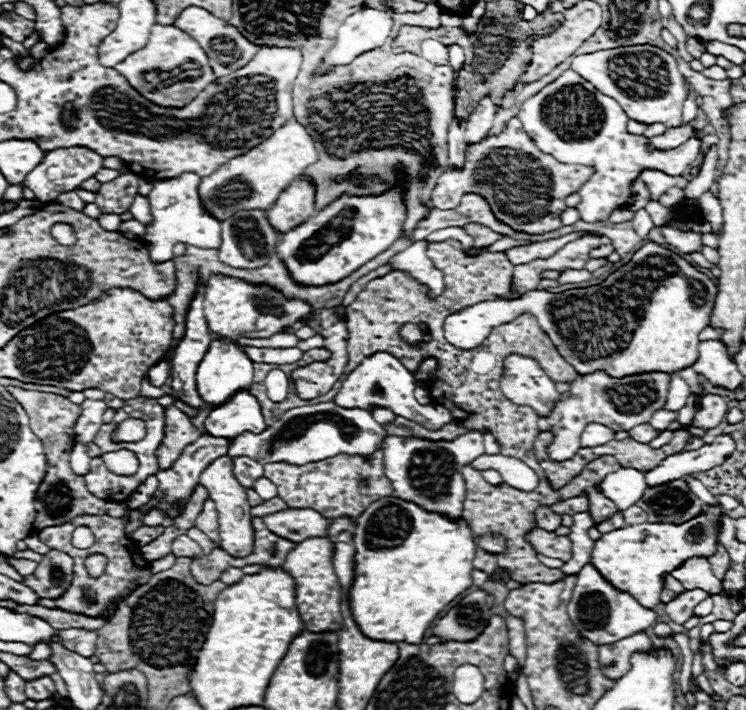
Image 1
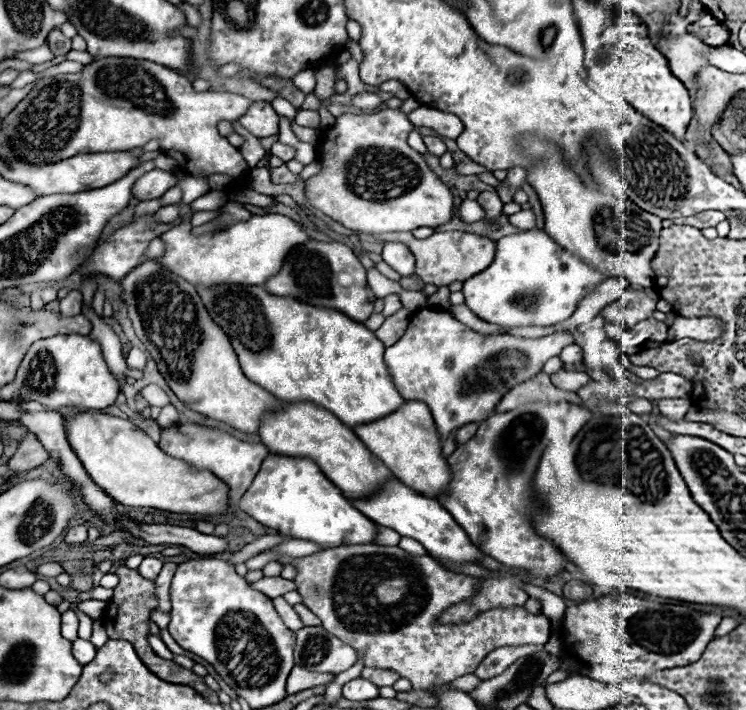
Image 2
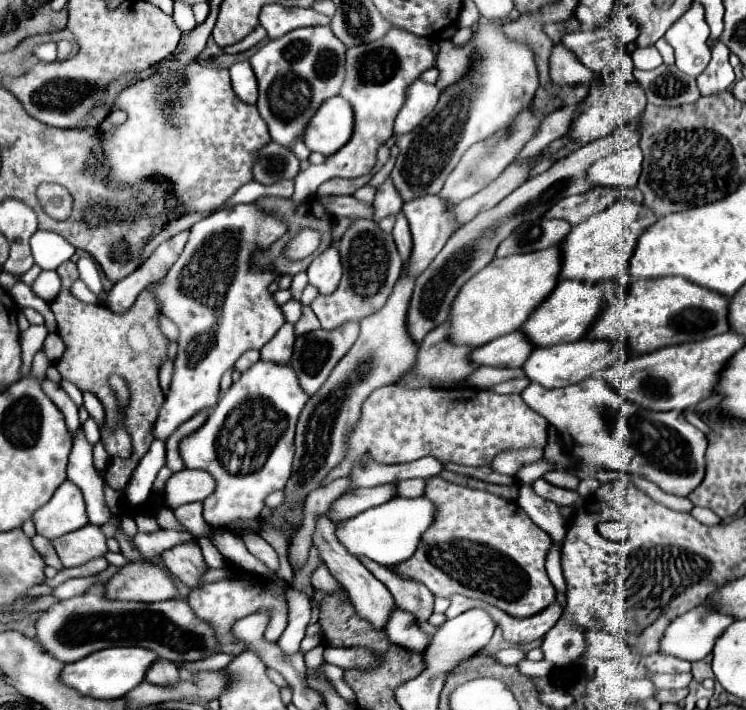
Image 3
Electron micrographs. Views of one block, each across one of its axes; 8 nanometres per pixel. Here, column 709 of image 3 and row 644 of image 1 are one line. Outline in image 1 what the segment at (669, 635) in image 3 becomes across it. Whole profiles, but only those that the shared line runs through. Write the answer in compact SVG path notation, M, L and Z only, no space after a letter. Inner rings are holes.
M646 632L640 634L632 634L628 638L622 638L620 642L614 644L604 644L598 650L598 660L600 660L600 668L604 670L604 674L608 678L620 678L630 670L630 656L634 652L644 652L648 654L648 650L652 650L652 640Z

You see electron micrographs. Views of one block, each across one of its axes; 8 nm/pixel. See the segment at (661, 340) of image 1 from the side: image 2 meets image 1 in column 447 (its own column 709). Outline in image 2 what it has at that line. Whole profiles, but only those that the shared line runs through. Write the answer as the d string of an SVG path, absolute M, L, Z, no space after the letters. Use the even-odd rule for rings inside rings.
M676 316L674 324L668 328L668 340L692 338L692 340L712 340L720 336L722 324L716 318L682 318Z

